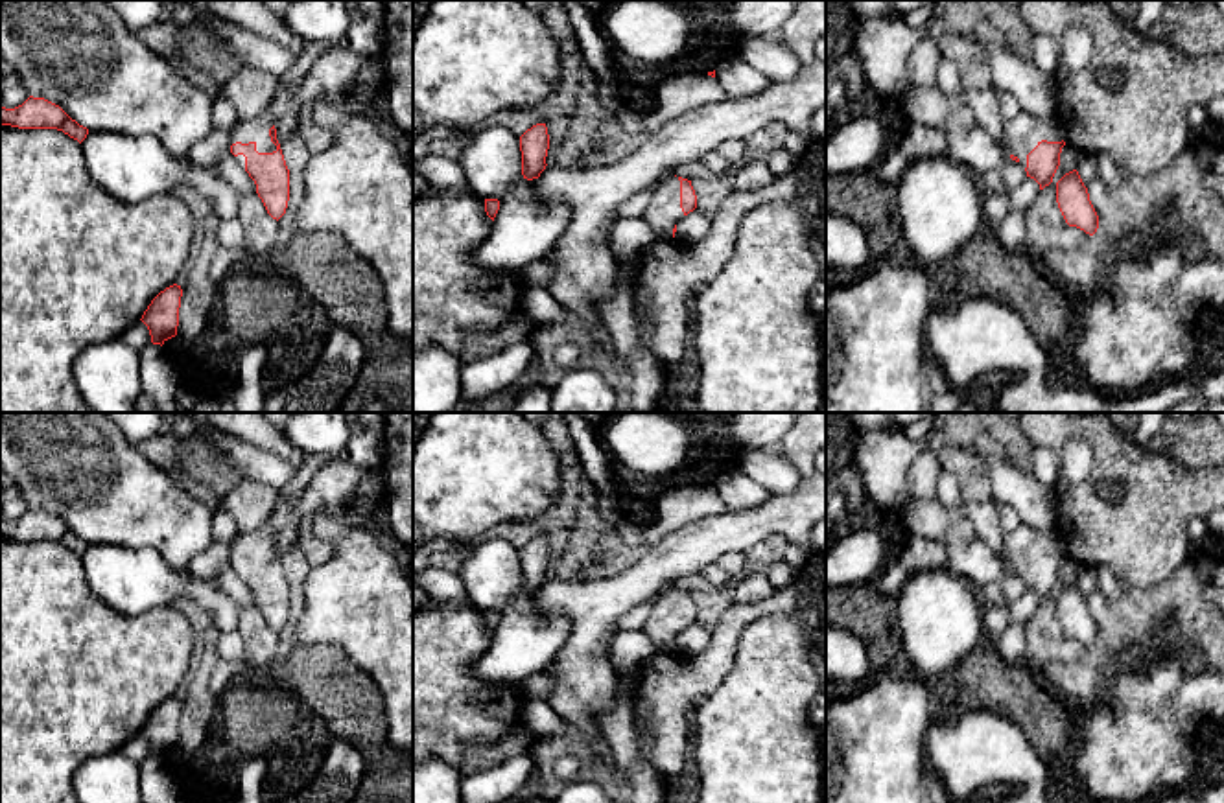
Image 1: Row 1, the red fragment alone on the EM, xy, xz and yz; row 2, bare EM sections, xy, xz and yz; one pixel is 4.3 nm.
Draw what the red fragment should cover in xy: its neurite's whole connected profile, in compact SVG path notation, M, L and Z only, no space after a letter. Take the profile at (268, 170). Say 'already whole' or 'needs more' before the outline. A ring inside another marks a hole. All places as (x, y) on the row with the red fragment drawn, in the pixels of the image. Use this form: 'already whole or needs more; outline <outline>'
already whole; outline M275 125L269 129L269 136L277 145L273 153L258 153L256 142L236 142L230 145L230 153L245 157L245 171L254 180L258 197L267 214L278 221L286 214L289 201L289 169L277 140Z

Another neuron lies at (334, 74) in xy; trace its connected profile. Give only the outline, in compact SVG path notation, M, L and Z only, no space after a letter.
M343 44L330 48L310 66L299 87L278 88L269 107L256 118L238 122L232 129L232 144L256 144L258 153L273 153L277 145L271 142L269 129L291 109L306 109L319 99L341 99L358 85L359 72L374 63L376 55L361 55Z

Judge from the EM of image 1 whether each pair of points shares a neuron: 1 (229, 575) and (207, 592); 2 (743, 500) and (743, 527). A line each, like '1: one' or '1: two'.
1: two
2: two

